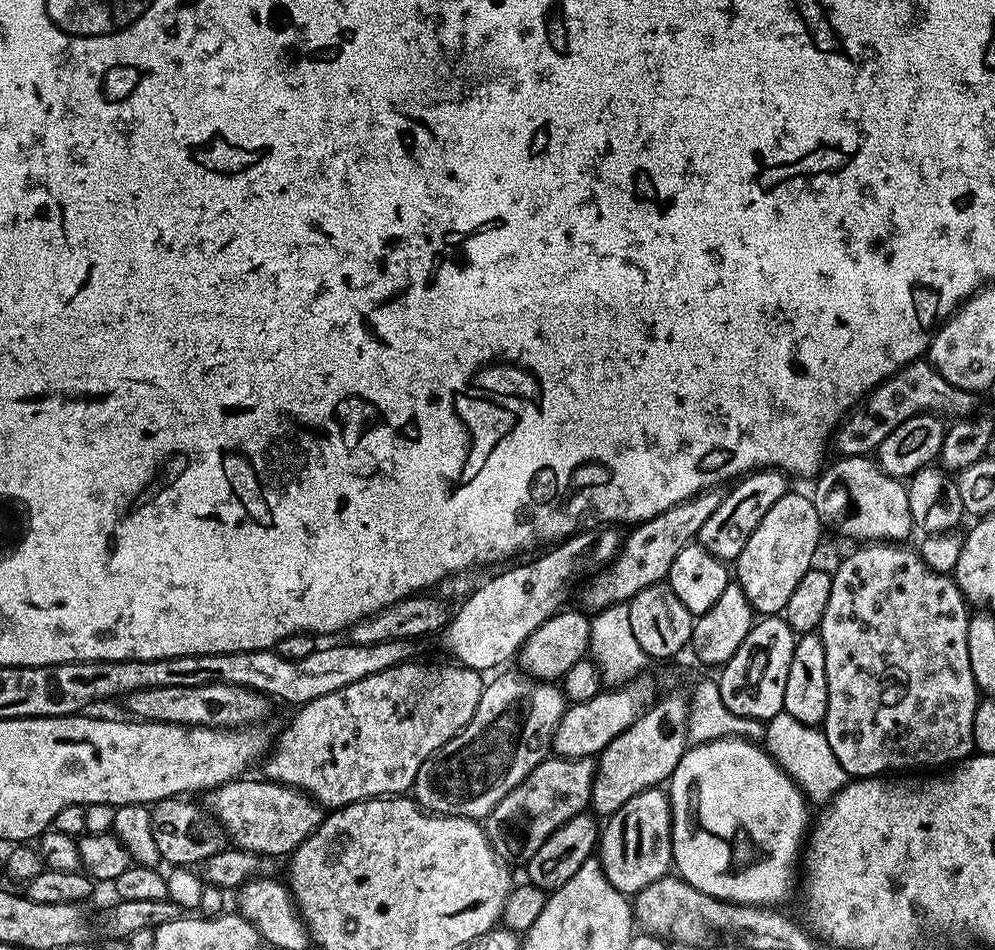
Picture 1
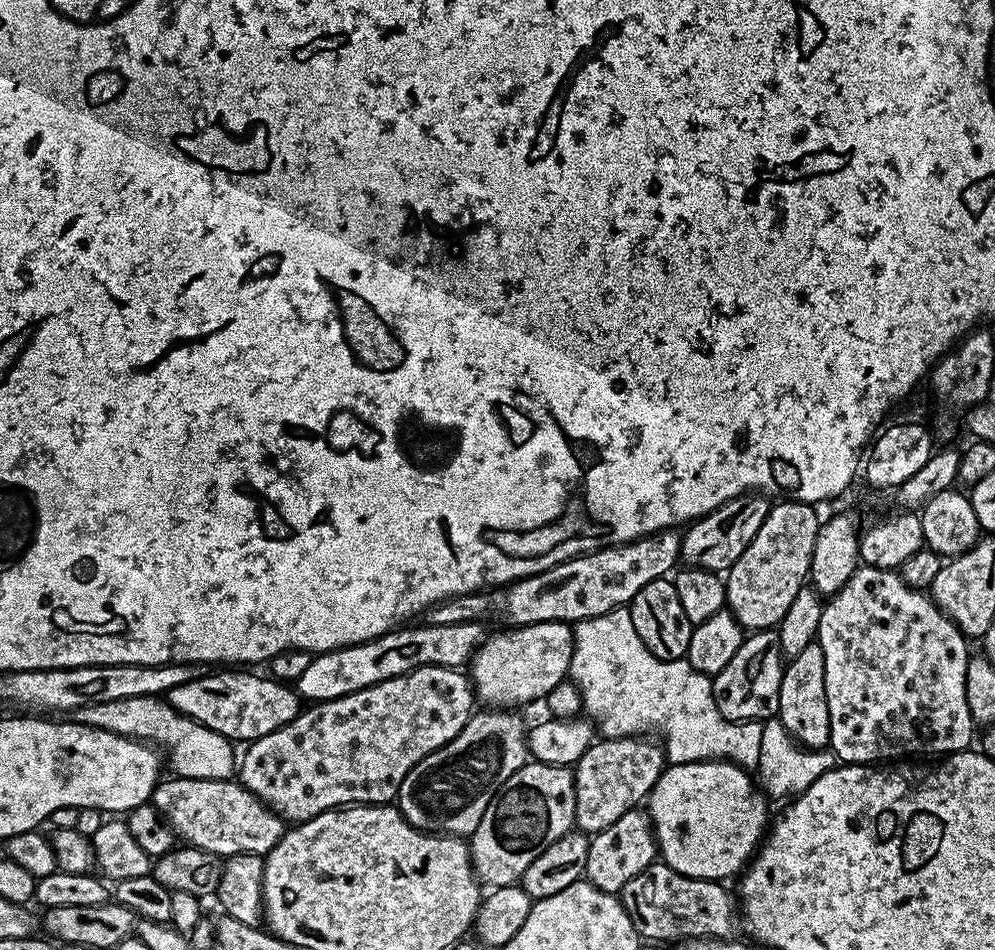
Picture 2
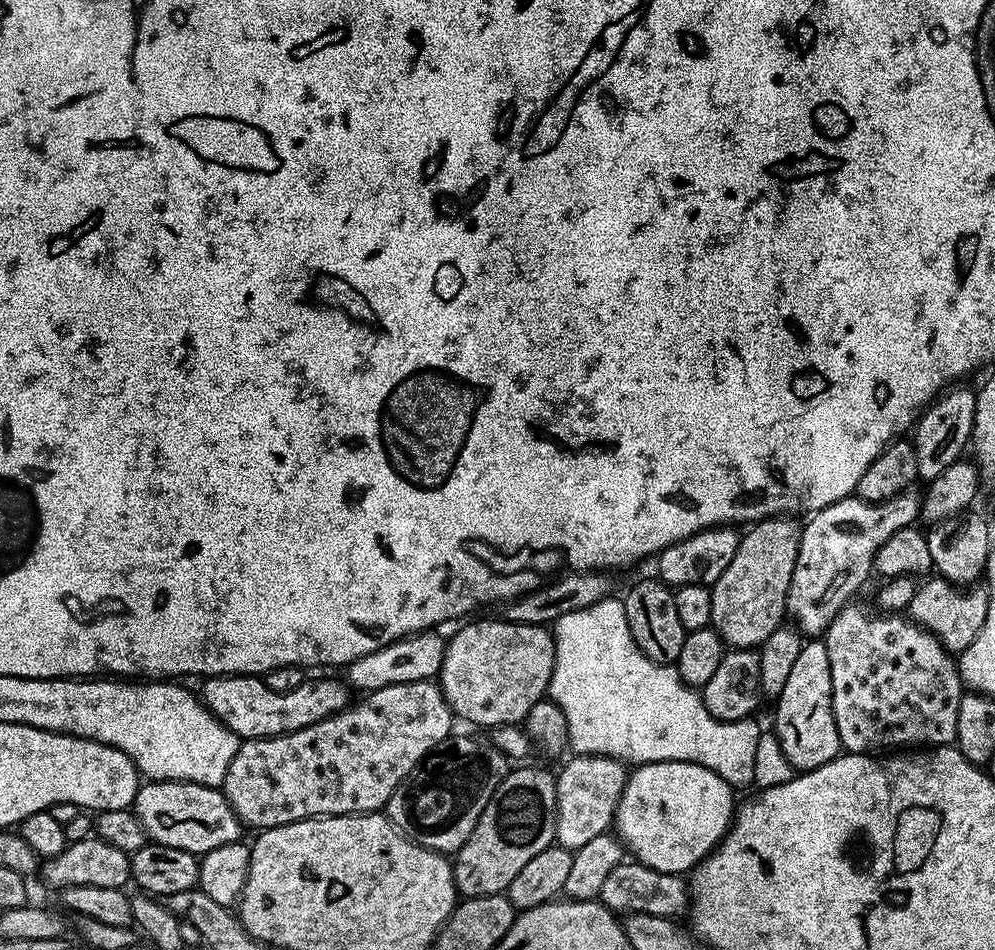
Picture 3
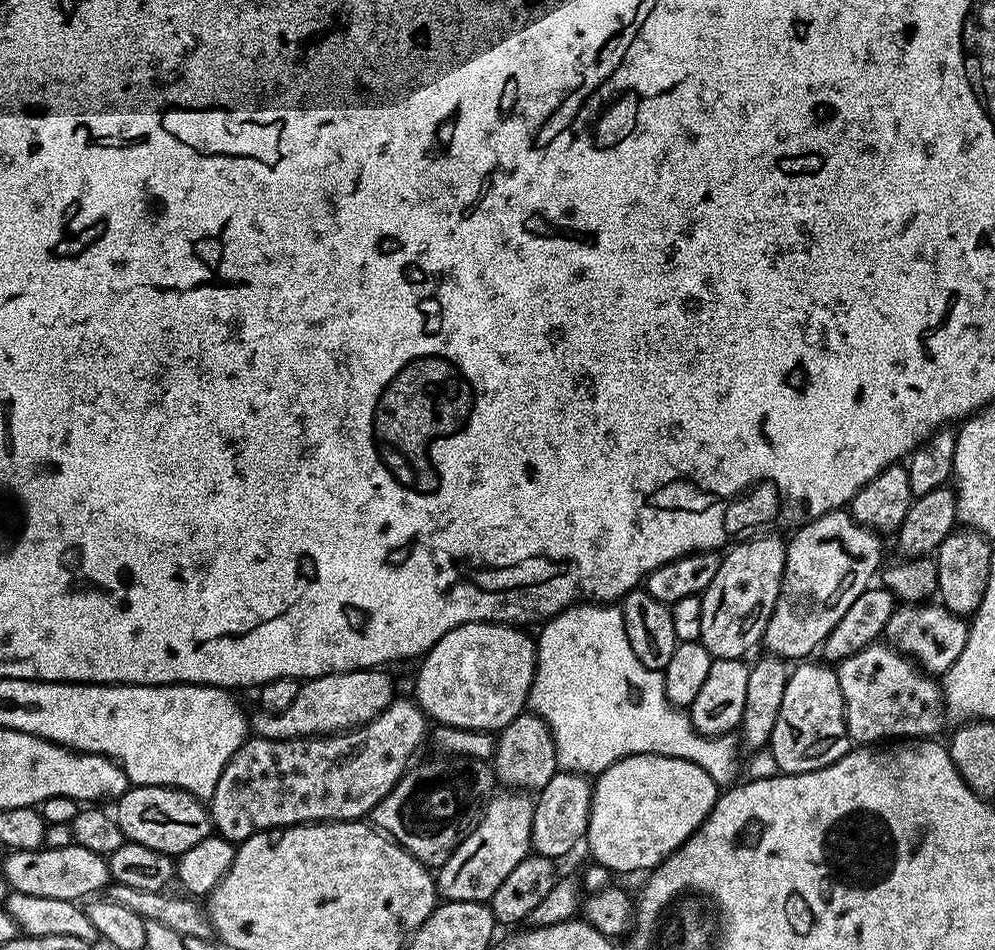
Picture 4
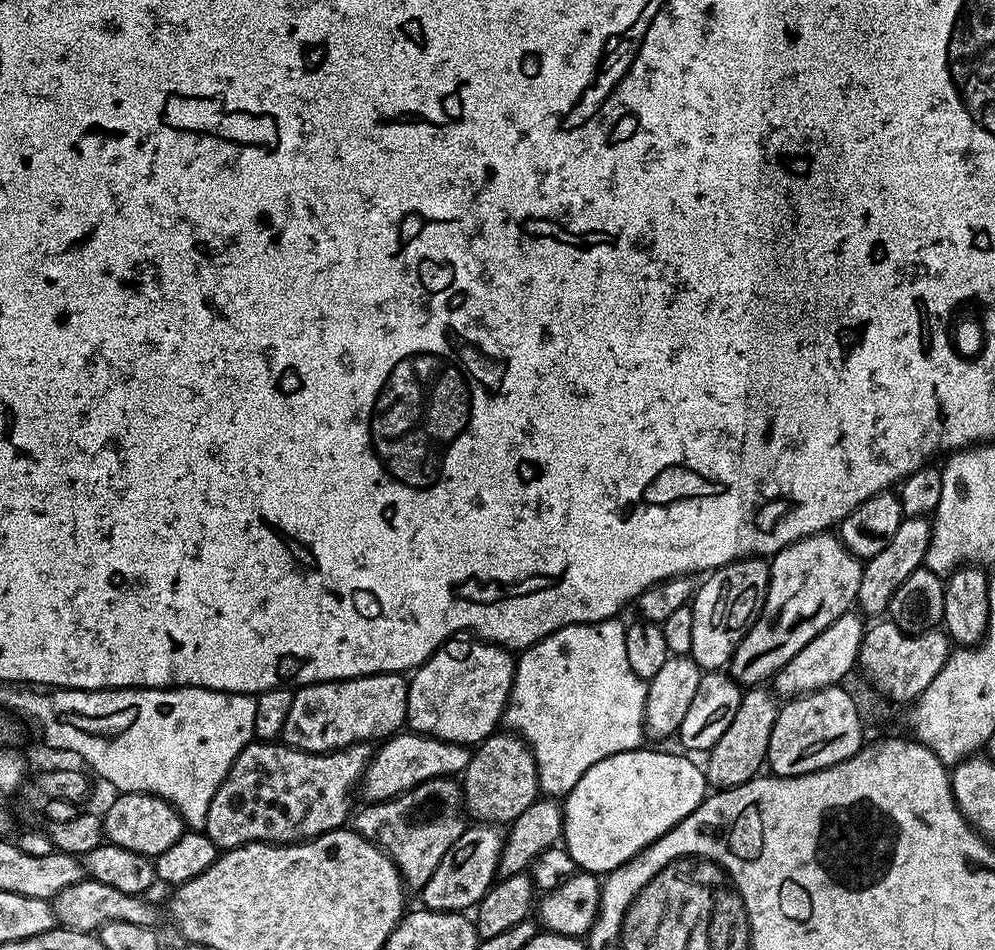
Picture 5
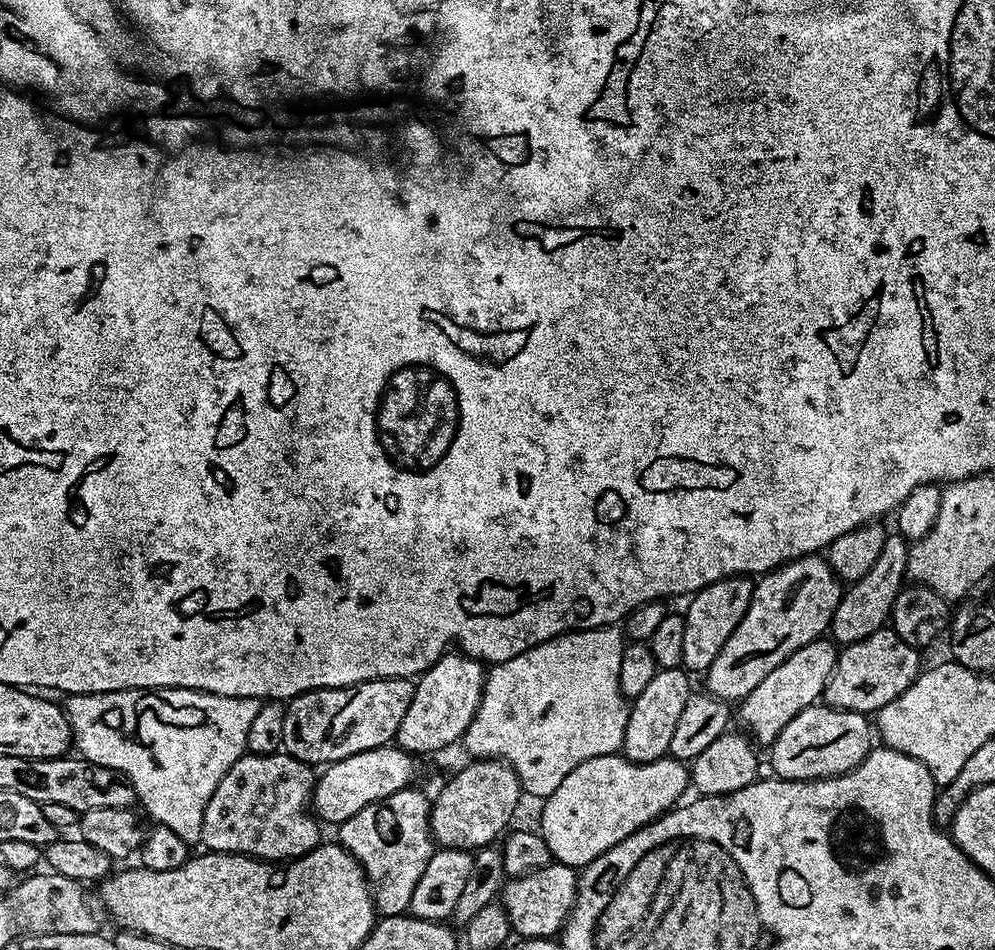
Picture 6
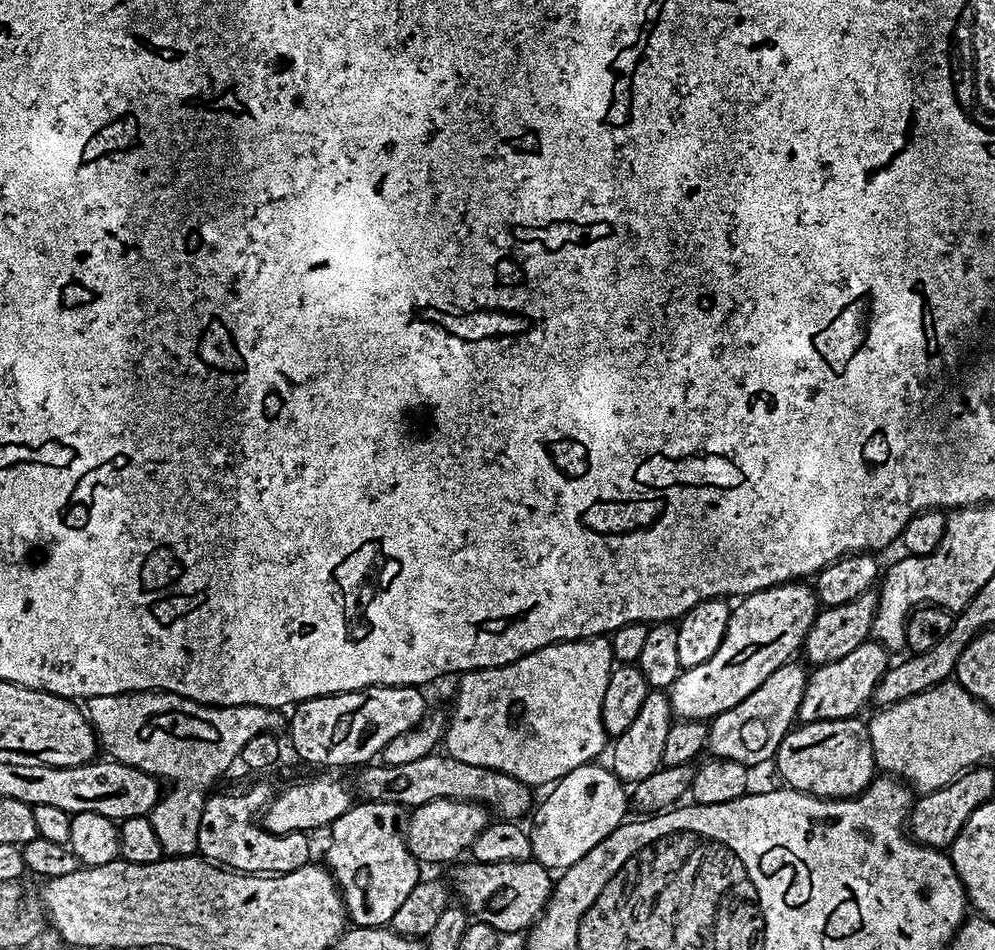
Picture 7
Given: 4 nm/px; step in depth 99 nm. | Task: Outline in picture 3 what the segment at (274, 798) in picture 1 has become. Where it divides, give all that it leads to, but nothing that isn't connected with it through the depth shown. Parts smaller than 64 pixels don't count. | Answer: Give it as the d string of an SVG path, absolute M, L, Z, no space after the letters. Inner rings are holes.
M189 780L144 782L136 791L134 811L151 843L174 846L174 850L203 854L241 839L240 819L220 788L202 786Z

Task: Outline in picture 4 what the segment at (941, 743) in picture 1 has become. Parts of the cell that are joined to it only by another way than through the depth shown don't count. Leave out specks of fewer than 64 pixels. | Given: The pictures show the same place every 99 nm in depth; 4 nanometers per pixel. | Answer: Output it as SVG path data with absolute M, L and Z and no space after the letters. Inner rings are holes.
M887 642L867 644L850 654L850 658L839 661L836 668L838 686L842 686L842 702L848 739L856 746L876 746L881 742L896 742L901 738L932 738L946 724L944 689L929 676L914 660L896 651Z

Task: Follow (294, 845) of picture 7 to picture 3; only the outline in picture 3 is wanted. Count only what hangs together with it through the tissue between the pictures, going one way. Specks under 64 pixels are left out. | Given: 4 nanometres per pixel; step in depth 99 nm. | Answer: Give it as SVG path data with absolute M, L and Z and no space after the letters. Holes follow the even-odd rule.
M432 680L382 686L355 704L314 726L241 743L226 770L222 791L245 829L286 826L316 816L380 812L396 787L453 731L452 708Z

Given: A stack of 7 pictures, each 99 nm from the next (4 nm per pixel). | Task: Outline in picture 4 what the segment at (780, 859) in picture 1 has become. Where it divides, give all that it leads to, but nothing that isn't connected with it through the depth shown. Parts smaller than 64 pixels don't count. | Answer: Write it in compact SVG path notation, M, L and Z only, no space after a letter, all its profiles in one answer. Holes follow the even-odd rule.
M627 756L616 760L605 772L595 777L592 785L592 805L588 819L586 845L592 851L592 860L606 867L612 874L618 872L647 873L659 868L671 852L678 850L702 826L710 814L718 795L718 786L694 762L669 756Z

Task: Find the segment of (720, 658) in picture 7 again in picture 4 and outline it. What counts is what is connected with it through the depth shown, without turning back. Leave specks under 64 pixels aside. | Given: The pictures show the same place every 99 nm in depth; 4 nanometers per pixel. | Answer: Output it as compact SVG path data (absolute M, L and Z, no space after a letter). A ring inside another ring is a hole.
M848 510L828 512L825 516L795 529L791 536L792 541L789 539L786 544L786 566L782 574L778 602L774 606L774 614L770 614L762 644L763 647L768 647L765 649L771 655L778 656L785 662L800 662L811 657L808 655L823 645L834 626L838 626L842 614L846 614L846 610L854 606L854 598L858 598L858 594L865 592L873 583L872 575L881 571L881 537L858 523Z

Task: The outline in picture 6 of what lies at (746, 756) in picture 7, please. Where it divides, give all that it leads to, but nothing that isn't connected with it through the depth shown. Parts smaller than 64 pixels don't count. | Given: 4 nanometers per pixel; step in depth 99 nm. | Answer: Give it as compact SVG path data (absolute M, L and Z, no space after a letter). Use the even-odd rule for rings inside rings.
M831 639L811 640L806 646L794 650L782 666L770 670L750 694L739 701L740 720L744 723L743 731L757 745L770 746L782 734L786 722L794 718L802 710L817 703L824 695L824 687L836 665L838 648Z

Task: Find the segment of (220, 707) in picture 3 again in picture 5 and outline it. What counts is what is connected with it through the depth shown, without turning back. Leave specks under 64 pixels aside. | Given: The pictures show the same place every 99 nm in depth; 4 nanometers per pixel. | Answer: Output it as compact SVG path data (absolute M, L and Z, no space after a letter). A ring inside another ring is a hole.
M398 672L305 684L293 691L282 740L307 752L333 752L351 744L380 742L405 727L407 701L408 680Z

